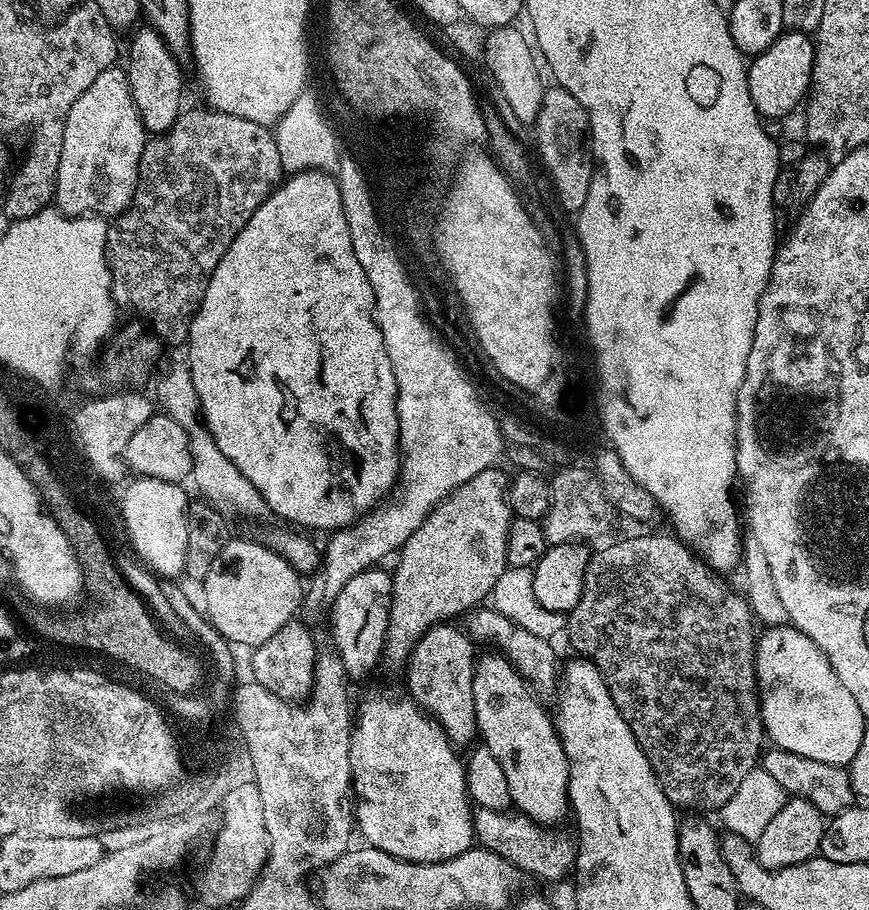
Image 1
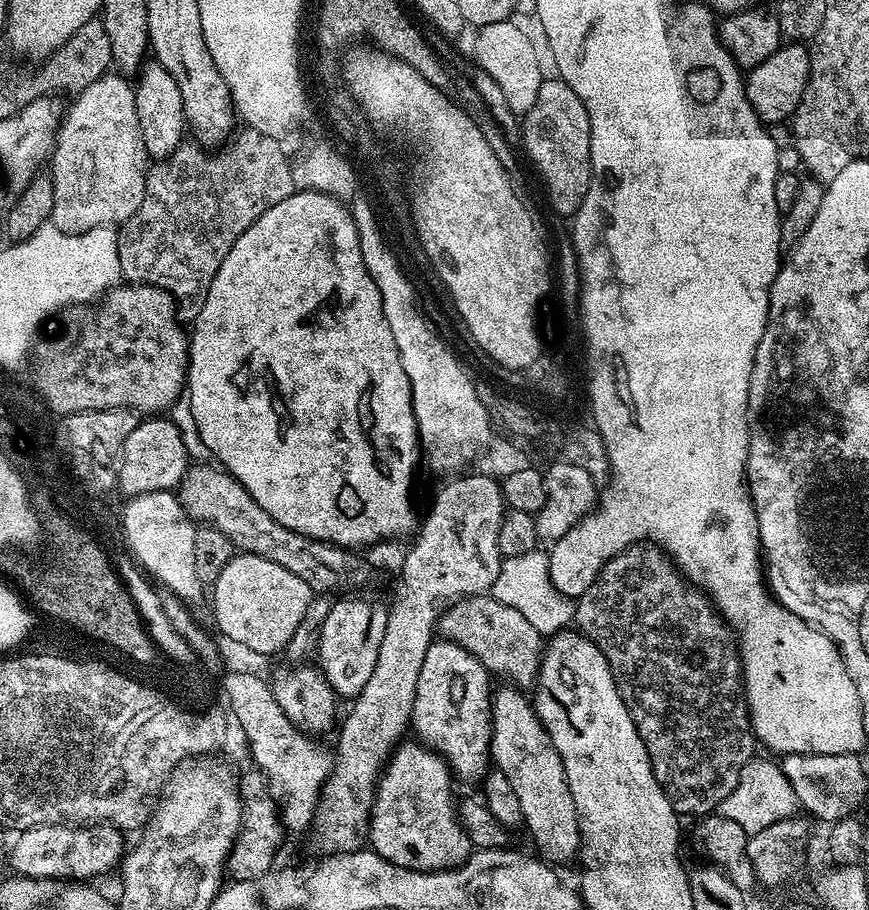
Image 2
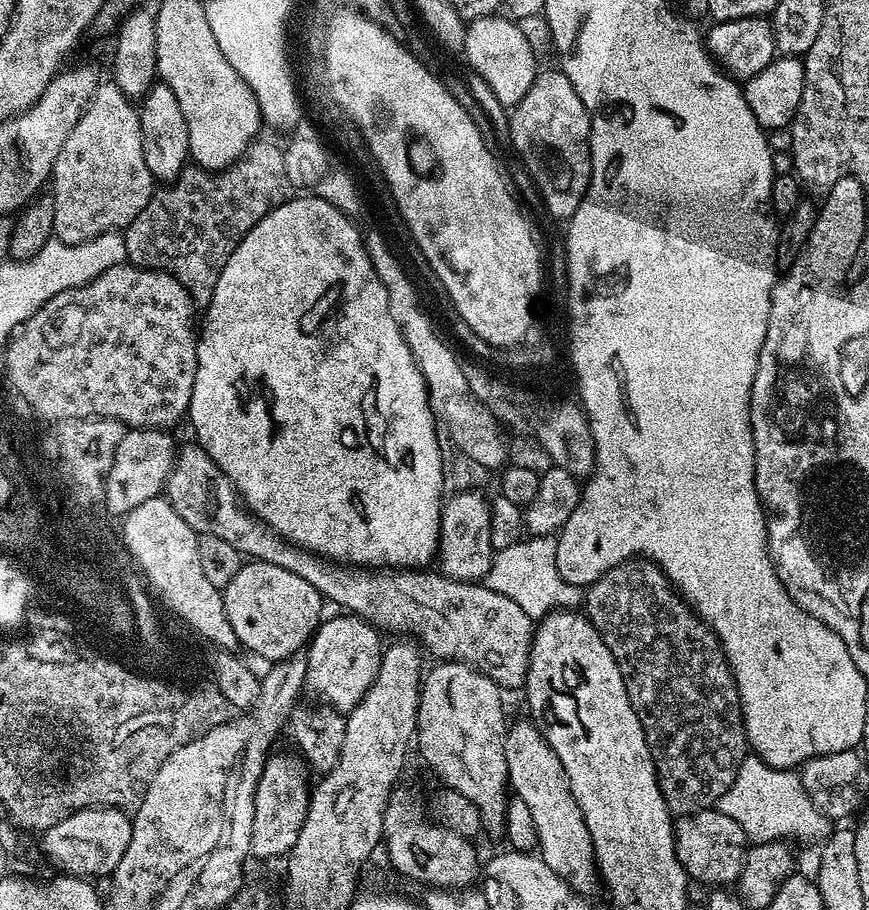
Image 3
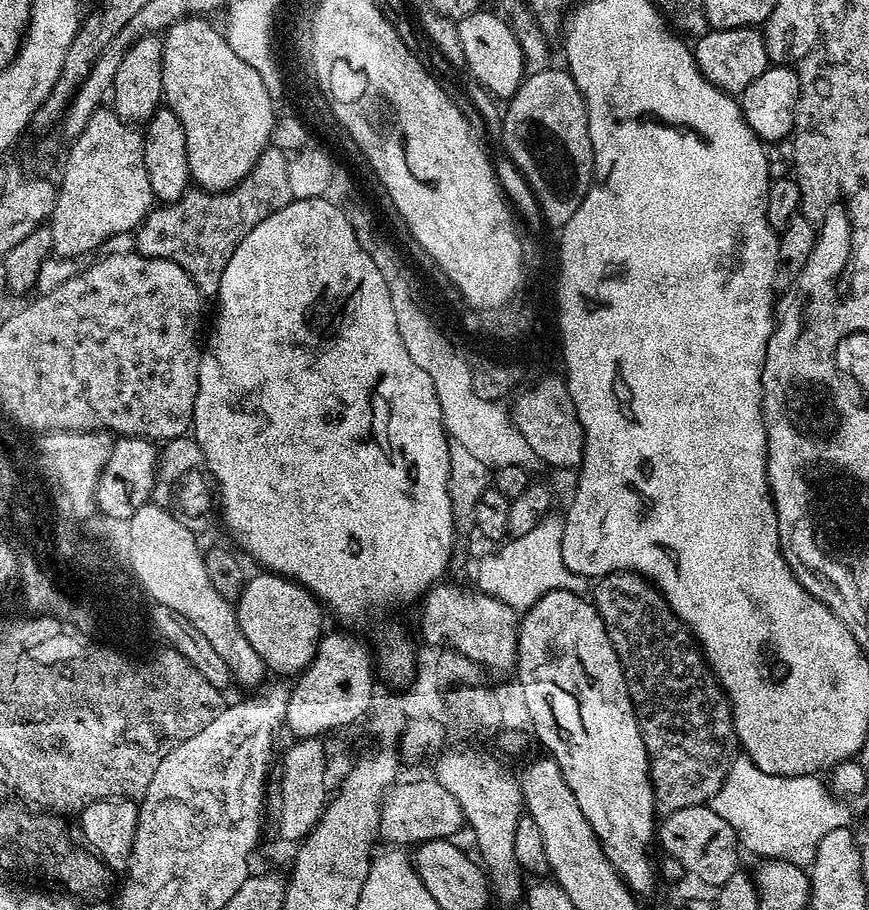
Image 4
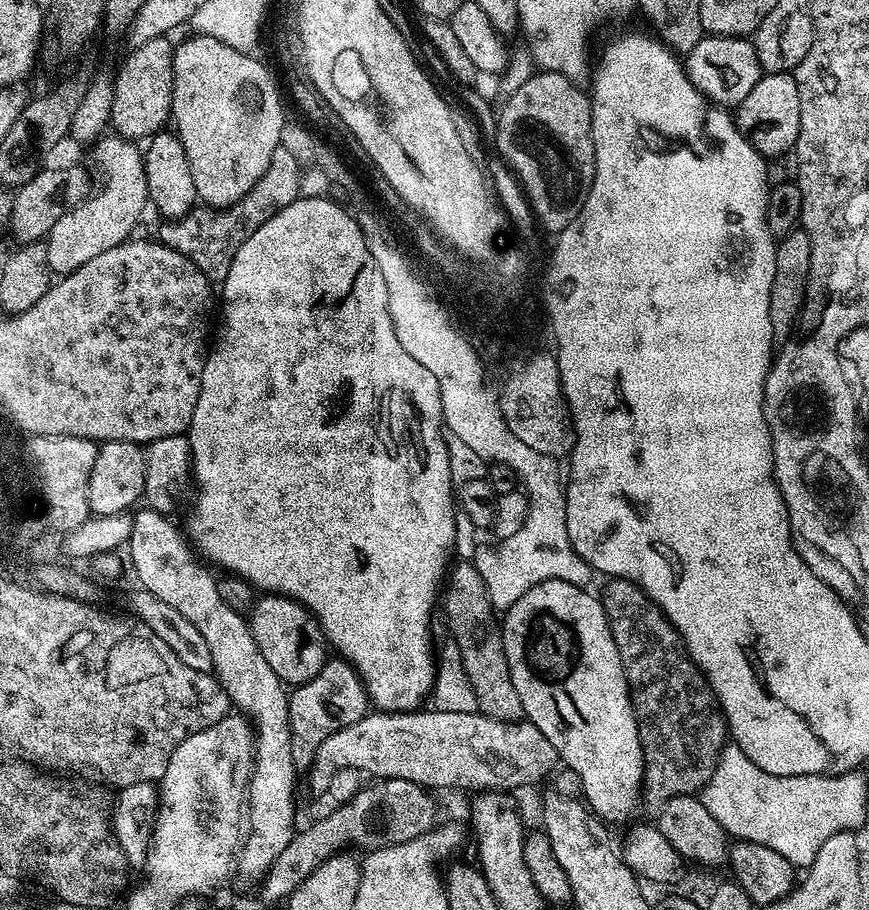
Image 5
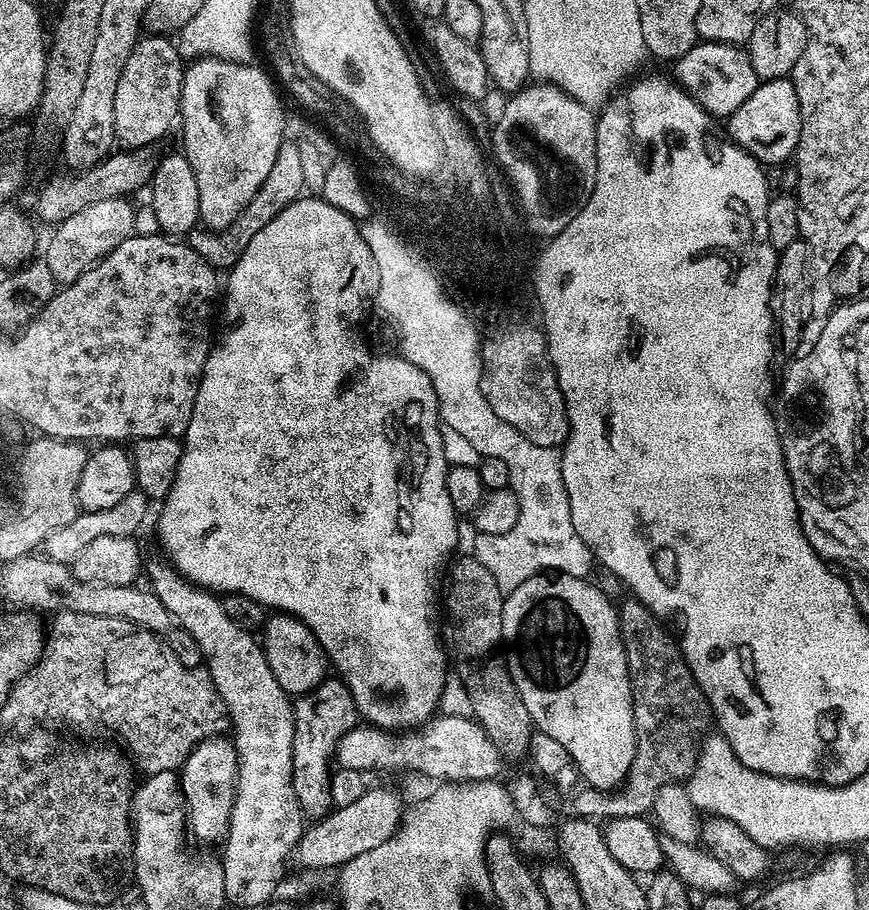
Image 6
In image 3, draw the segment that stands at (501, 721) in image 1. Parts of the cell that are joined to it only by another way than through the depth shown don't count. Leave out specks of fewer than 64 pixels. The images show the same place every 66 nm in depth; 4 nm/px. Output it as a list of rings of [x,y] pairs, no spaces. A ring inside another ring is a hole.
[[[525,718],[517,724],[509,723],[504,734],[504,753],[508,766],[508,783],[511,791],[522,802],[526,802],[530,814],[534,818],[534,826],[538,830],[538,855],[541,860],[550,866],[567,884],[578,893],[592,894],[598,888],[598,873],[596,870],[596,855],[594,854],[594,842],[590,842],[590,830],[586,830],[586,818],[582,818],[582,810],[570,790],[570,778],[566,778],[566,770],[562,762],[558,762],[558,754],[546,742],[546,738],[536,727],[531,719]]]

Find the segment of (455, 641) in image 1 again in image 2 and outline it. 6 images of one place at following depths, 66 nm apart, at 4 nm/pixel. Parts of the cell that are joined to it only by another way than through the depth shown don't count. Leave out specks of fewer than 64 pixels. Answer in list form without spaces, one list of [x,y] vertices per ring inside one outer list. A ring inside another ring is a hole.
[[[443,638],[437,639],[426,650],[426,659],[422,662],[422,671],[418,674],[418,694],[414,694],[414,710],[412,711],[412,722],[410,725],[413,733],[417,732],[419,739],[423,741],[427,747],[432,751],[440,753],[448,763],[449,769],[457,777],[460,776],[464,780],[476,780],[476,782],[483,781],[484,777],[490,771],[490,753],[492,750],[492,693],[494,691],[493,685],[488,685],[490,681],[490,673],[484,669],[482,662],[478,662],[478,658],[474,654],[470,654],[466,650],[462,650],[462,646],[451,644],[449,640]]]

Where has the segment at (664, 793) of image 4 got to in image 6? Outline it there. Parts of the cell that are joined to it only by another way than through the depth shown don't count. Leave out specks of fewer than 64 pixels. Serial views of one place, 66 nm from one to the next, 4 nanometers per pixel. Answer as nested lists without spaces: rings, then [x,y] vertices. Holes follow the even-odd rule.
[[[627,599],[618,604],[620,637],[626,650],[626,666],[632,687],[634,726],[637,733],[642,734],[642,746],[636,749],[636,757],[623,785],[624,800],[612,800],[608,812],[640,812],[647,817],[662,786],[687,781],[696,769],[701,736],[713,723],[712,707],[706,694],[702,694],[694,674],[690,674],[690,666],[686,666],[680,653],[677,637],[643,602]]]

